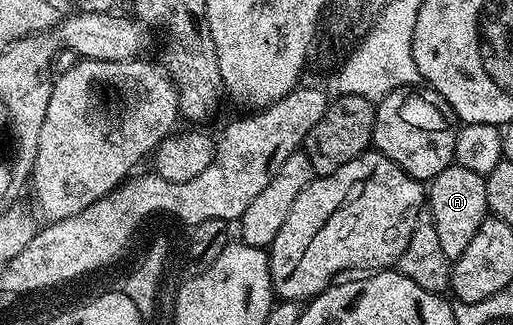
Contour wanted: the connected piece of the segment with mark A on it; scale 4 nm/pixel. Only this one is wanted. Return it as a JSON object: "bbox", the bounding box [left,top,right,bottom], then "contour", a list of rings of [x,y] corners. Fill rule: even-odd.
{"bbox":[425,163,489,262],"contour":[[[452,163],[429,182],[425,193],[425,201],[433,215],[433,223],[437,227],[437,236],[441,243],[441,251],[451,262],[461,256],[465,247],[477,235],[477,227],[489,216],[487,207],[487,183],[484,174],[469,171],[469,167],[461,167]]]}

